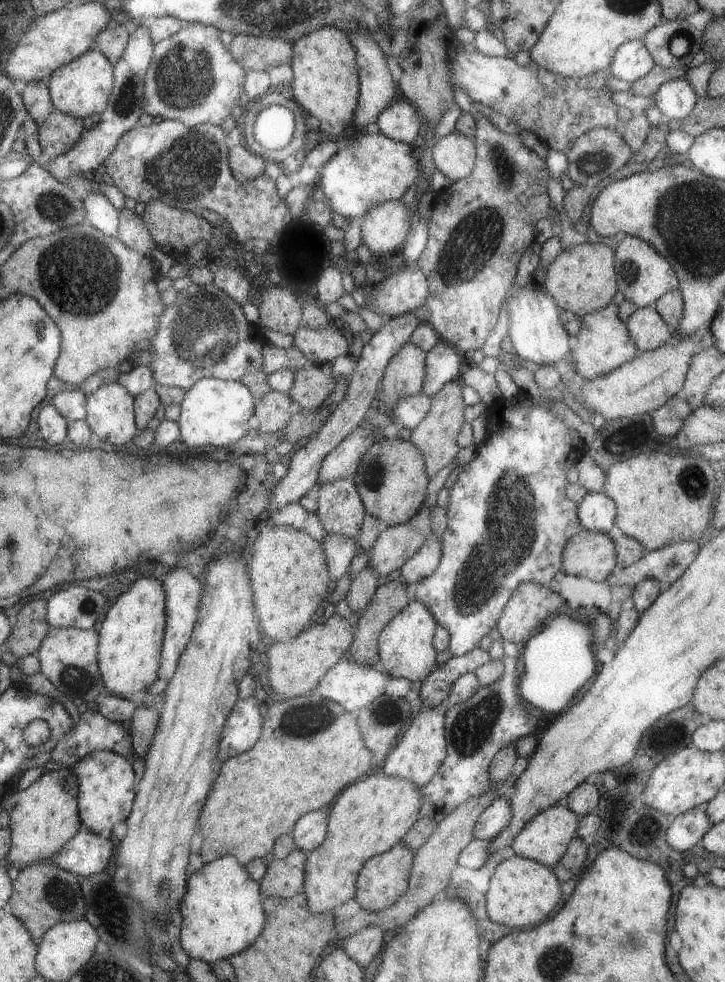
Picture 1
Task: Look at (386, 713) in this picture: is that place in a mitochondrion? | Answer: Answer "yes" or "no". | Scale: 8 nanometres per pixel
yes

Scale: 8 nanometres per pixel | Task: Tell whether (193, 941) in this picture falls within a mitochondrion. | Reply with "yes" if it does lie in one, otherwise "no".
no

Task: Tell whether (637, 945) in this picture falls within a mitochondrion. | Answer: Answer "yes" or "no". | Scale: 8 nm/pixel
yes

